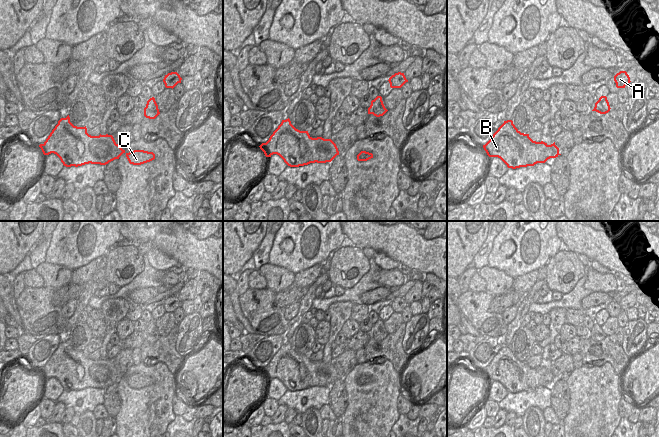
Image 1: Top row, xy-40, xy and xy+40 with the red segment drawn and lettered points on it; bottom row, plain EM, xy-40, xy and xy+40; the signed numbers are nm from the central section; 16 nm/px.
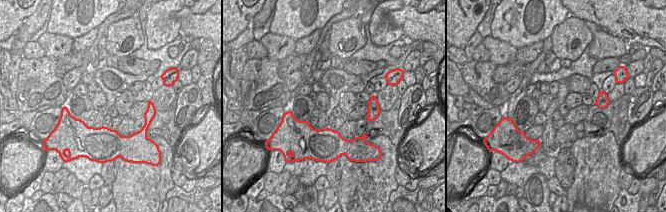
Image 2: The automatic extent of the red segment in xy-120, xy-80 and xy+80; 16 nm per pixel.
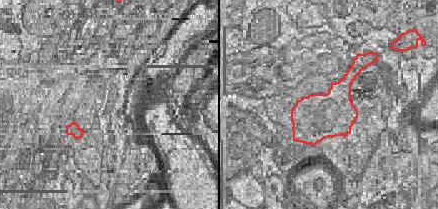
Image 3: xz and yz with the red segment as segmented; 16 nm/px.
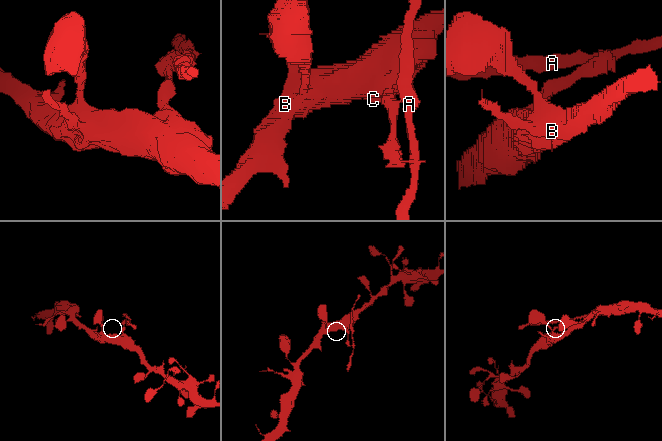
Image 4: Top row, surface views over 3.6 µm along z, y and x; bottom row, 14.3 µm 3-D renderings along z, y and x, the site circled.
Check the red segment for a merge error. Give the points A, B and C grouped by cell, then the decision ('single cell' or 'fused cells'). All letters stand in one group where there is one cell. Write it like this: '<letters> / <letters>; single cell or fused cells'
A / B C; fused cells

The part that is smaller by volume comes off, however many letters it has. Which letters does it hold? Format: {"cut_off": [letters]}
{"cut_off": ["A"]}

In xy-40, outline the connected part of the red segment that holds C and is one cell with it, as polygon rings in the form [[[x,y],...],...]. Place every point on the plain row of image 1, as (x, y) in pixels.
[[[69,339],[58,345],[46,365],[39,371],[44,379],[56,378],[66,391],[78,391],[89,387],[106,389],[119,383],[123,377],[133,389],[141,389],[155,383],[153,376],[144,374],[126,377],[112,359],[89,359],[86,350],[74,350]]]

